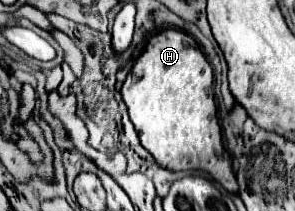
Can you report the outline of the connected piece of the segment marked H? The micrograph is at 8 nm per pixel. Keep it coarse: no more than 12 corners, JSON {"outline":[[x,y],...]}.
{"outline":[[151,36],[121,94],[141,146],[239,194],[213,68]]}

